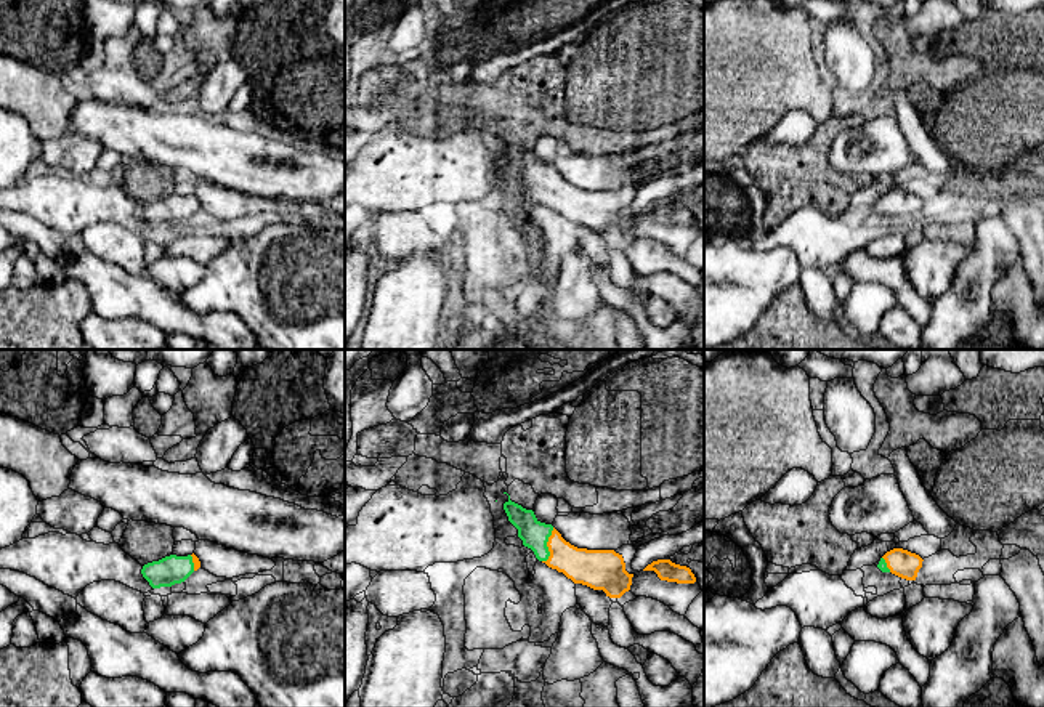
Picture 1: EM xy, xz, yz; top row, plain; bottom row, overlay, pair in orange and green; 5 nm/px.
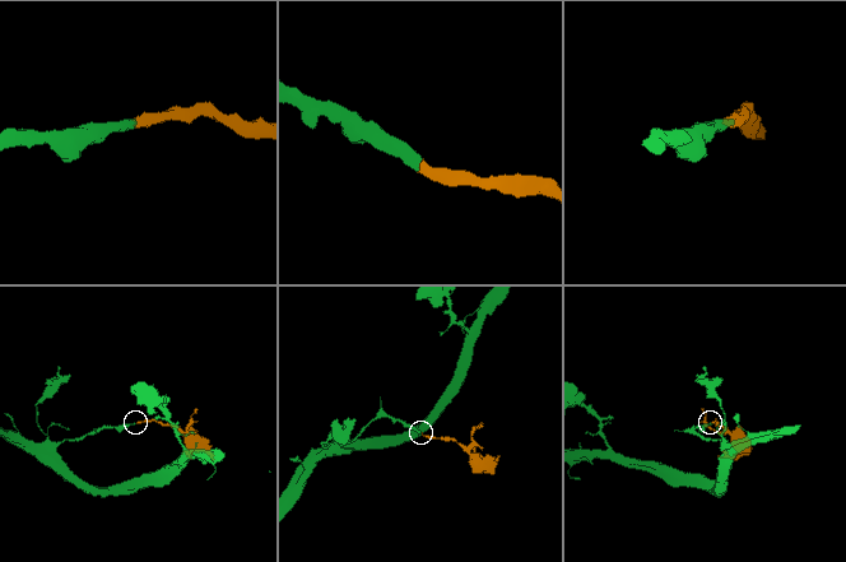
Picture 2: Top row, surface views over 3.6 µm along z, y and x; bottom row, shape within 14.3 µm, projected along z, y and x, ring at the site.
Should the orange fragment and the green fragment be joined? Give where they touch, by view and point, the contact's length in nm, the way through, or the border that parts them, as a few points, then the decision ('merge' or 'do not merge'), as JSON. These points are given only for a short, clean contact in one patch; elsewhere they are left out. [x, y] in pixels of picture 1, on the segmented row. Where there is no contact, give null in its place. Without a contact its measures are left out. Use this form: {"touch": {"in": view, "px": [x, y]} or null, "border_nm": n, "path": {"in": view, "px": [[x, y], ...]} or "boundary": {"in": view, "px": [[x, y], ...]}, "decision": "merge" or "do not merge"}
{"touch": {"in": "xz", "px": [547, 545]}, "border_nm": 190, "path": {"in": "xz", "px": [[590, 568], [565, 558], [547, 545], [534, 534]]}, "decision": "merge"}

